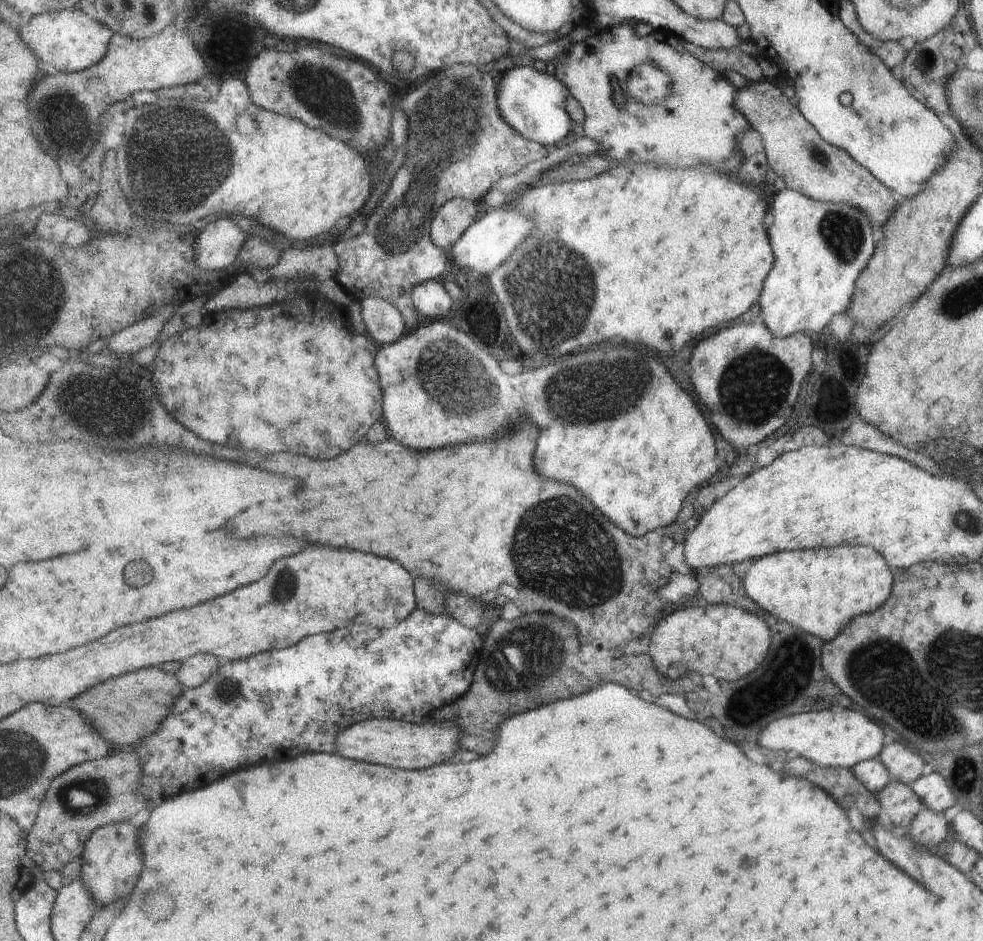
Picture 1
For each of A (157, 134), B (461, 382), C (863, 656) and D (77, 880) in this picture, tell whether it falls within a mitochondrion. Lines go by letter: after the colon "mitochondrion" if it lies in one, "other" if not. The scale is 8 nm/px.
A: mitochondrion
B: mitochondrion
C: mitochondrion
D: other

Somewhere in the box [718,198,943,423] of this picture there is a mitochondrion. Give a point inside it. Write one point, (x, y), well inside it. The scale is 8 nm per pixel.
(842, 233)

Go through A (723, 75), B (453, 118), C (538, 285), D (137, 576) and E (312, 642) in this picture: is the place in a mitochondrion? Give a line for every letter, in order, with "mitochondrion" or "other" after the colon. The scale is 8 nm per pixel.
A: other
B: mitochondrion
C: mitochondrion
D: mitochondrion
E: other

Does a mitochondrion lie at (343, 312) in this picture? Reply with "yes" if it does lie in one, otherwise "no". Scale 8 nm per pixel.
no

